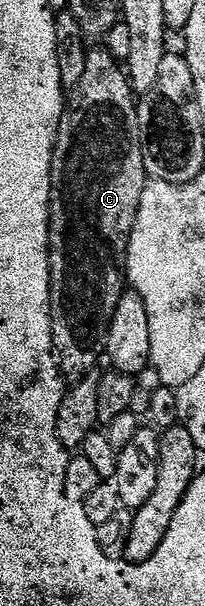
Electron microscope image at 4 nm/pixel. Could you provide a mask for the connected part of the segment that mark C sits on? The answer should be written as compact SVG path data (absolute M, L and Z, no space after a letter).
M91 48L86 55L86 62L84 63L84 76L80 79L80 83L76 86L73 86L71 95L69 94L68 100L65 102L64 108L62 110L62 122L58 124L58 141L54 144L54 162L52 163L52 187L50 188L50 317L54 321L54 344L56 346L57 356L60 358L60 368L62 370L62 376L67 382L75 383L87 372L93 370L95 366L98 365L98 353L100 357L100 346L104 341L104 327L109 327L112 323L112 315L116 315L116 307L120 303L124 292L124 286L127 284L126 279L126 252L128 251L128 243L130 242L130 236L132 231L136 227L136 215L140 211L140 199L144 195L144 187L148 183L148 176L146 177L146 157L142 154L142 129L138 126L138 121L140 122L140 109L136 104L134 106L134 100L136 100L135 91L130 84L130 78L124 72L123 66L120 64L118 66L118 61L109 53L106 49L94 49Z

